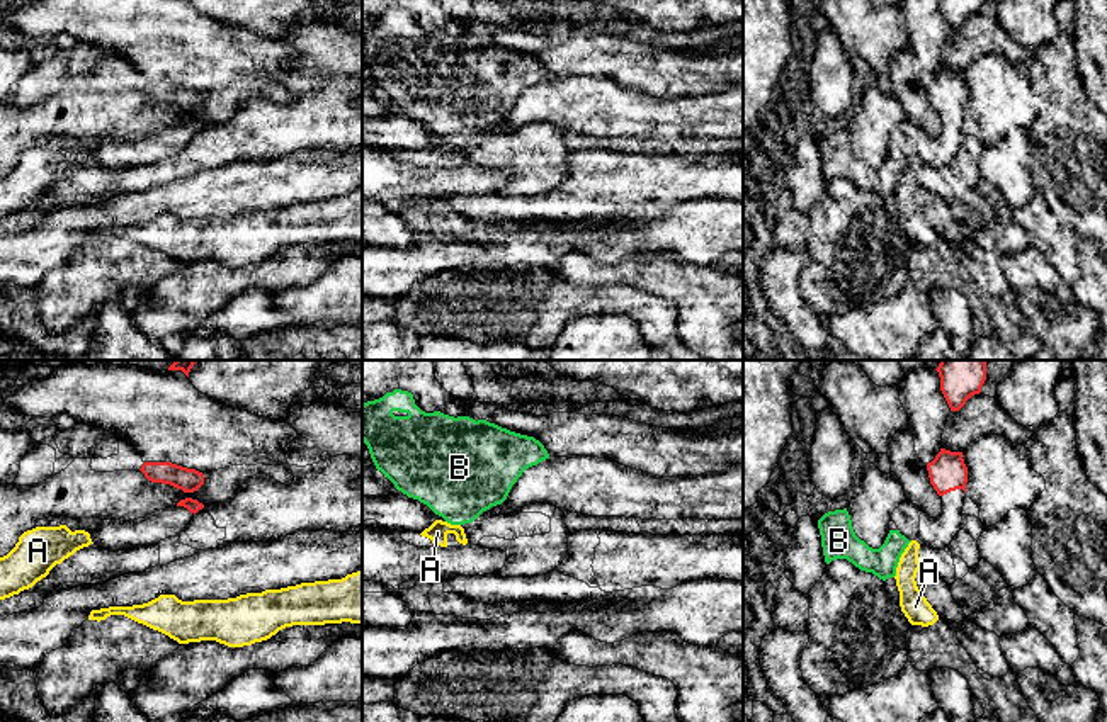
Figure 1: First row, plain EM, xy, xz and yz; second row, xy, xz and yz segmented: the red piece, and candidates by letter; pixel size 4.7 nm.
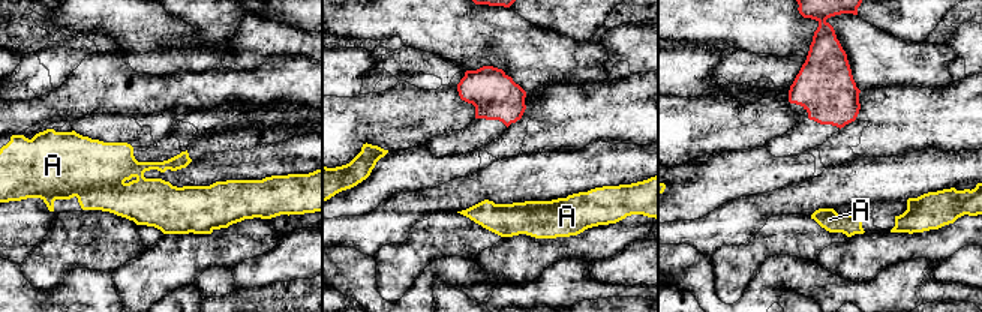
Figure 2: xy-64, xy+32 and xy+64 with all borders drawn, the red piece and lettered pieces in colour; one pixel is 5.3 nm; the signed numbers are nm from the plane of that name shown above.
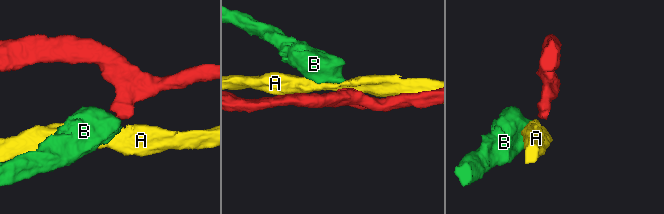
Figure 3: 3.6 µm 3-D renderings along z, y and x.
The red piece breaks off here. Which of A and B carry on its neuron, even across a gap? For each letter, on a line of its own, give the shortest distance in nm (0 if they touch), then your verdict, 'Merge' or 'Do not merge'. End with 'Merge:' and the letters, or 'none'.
A: Distance 240 nm. Do not merge
B: Distance 260 nm. Merge
Merge: B

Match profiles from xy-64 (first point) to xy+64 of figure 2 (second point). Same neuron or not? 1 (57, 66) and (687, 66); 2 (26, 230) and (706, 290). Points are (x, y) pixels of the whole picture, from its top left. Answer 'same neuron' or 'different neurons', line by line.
1: different neurons
2: different neurons

